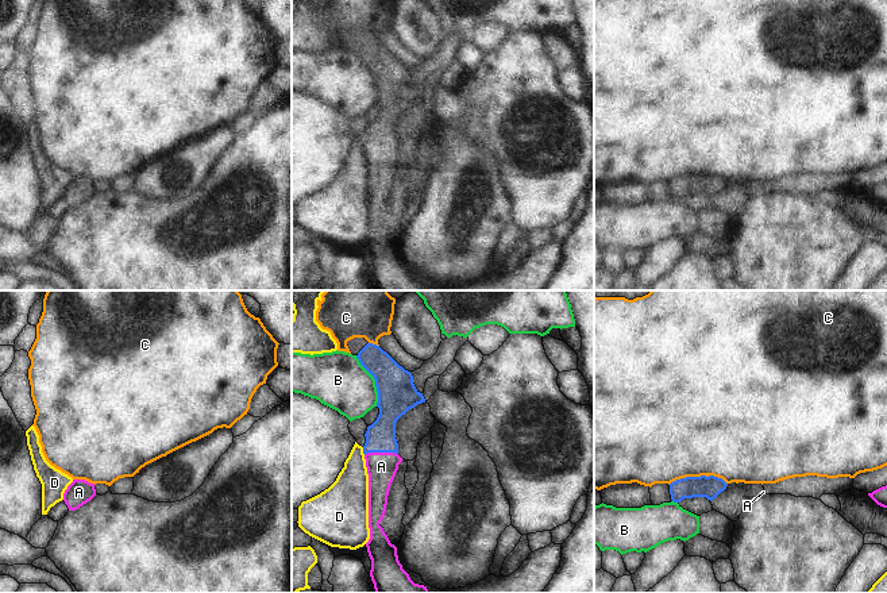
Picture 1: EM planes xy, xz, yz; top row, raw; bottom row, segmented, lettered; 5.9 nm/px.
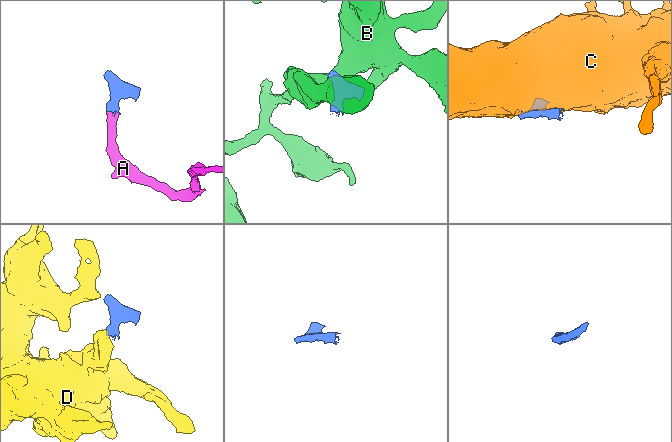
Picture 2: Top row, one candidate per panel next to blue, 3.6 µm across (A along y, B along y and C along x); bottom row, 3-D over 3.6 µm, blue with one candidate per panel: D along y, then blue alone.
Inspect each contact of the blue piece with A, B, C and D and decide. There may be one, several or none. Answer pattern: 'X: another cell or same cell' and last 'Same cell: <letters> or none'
A: same cell
B: another cell
C: another cell
D: another cell
Same cell: A

